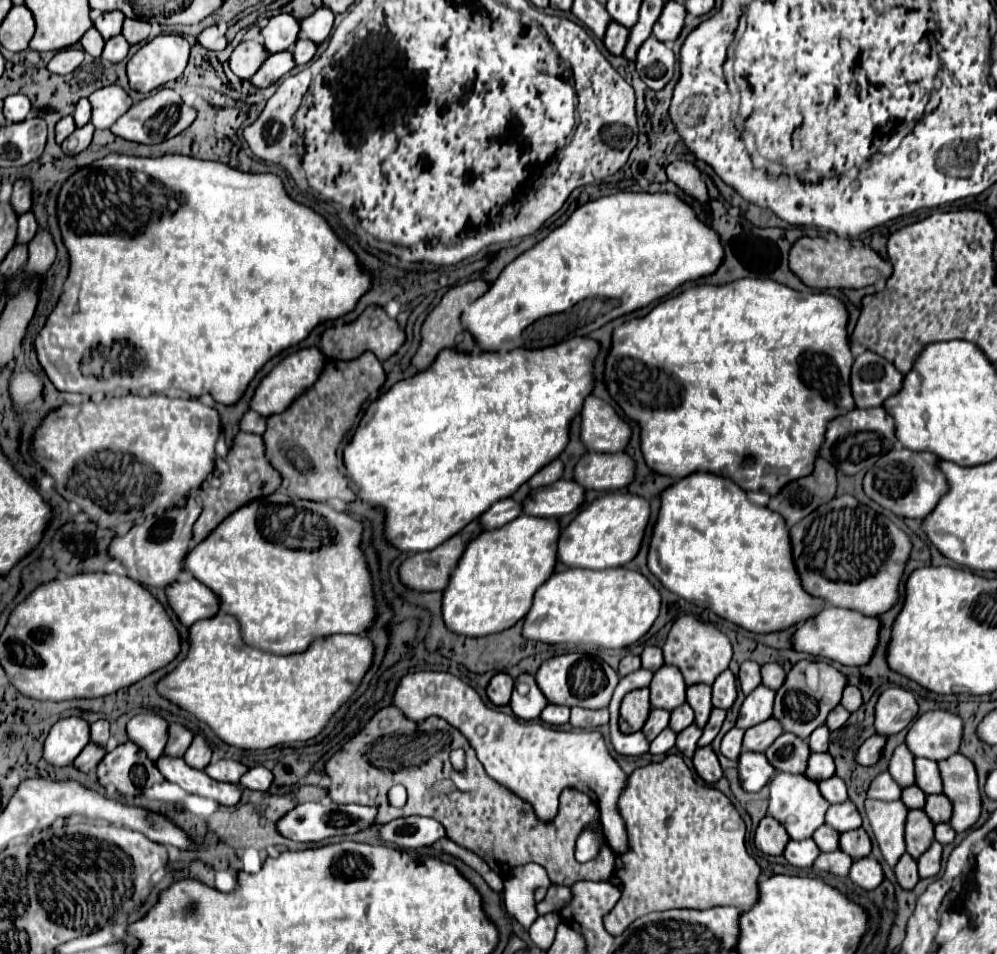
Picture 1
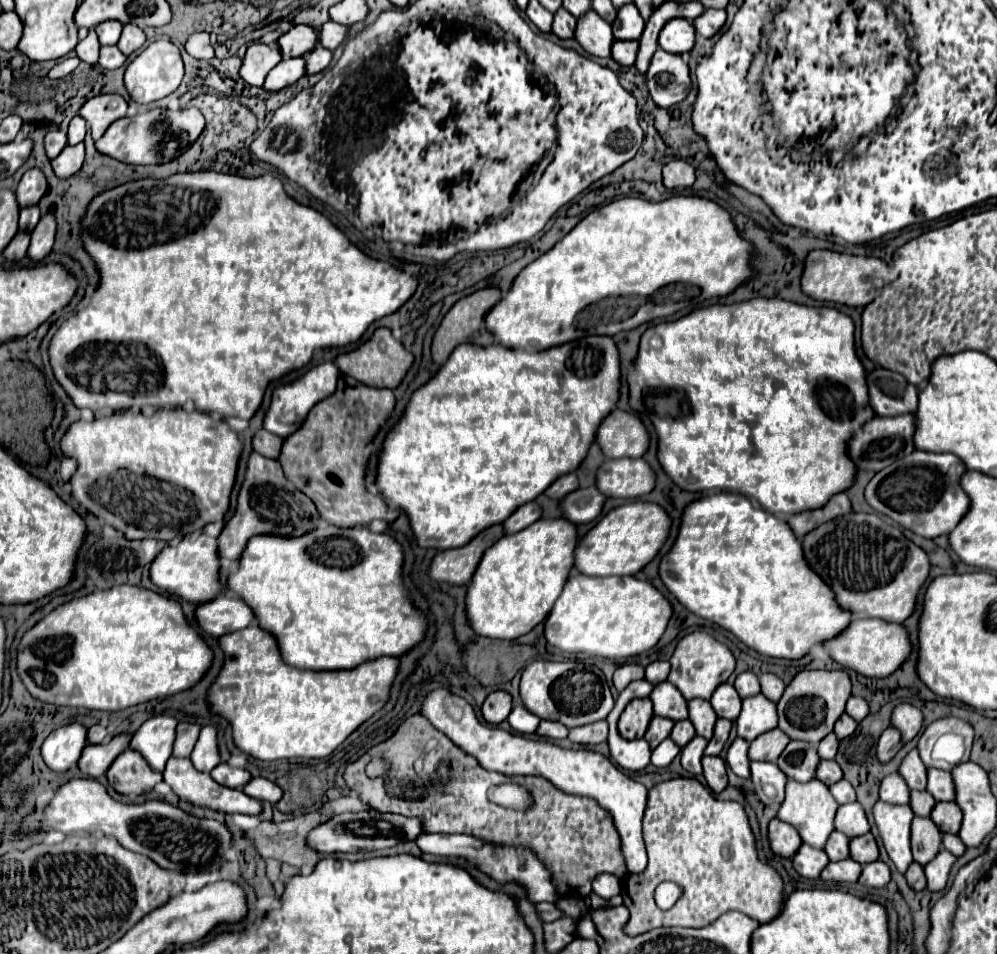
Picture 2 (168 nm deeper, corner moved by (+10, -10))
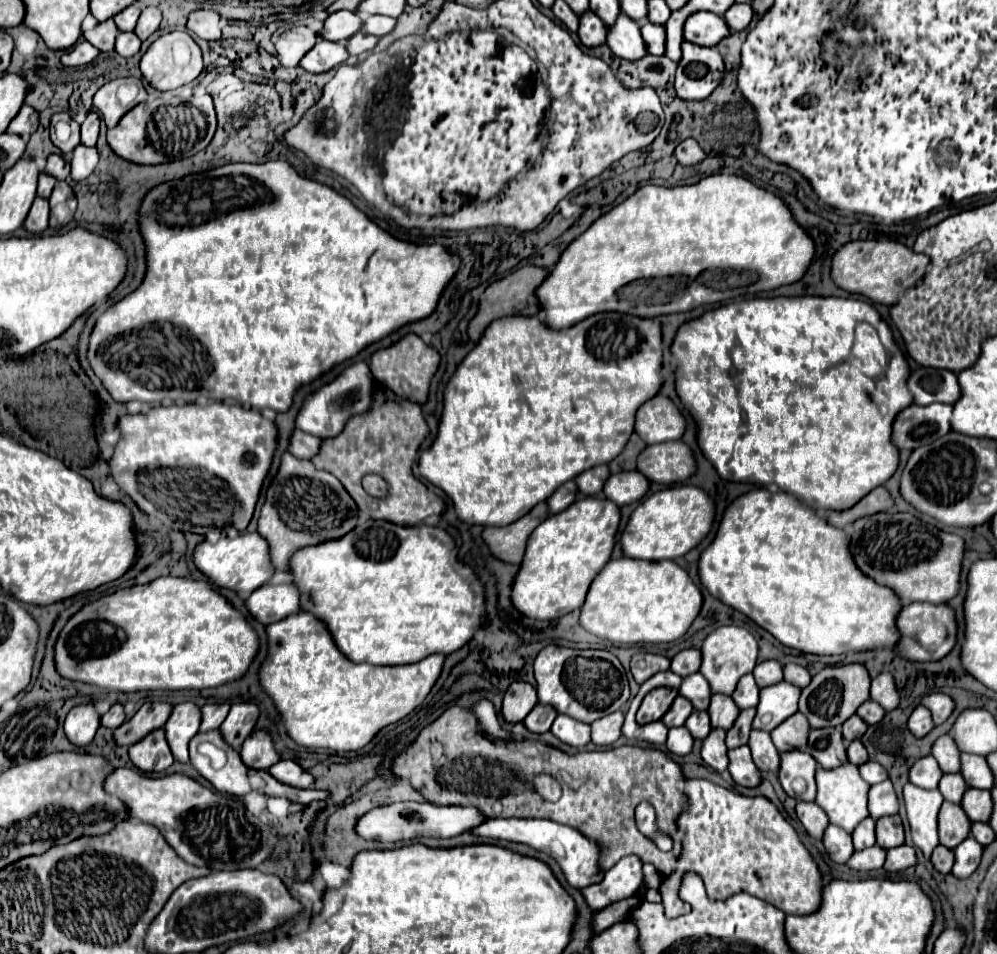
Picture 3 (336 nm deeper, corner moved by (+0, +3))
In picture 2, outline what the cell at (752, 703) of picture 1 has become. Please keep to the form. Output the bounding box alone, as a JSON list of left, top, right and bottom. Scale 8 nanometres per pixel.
[737,694,777,740]

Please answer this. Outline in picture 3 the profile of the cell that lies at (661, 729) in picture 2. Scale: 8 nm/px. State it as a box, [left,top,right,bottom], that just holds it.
[661,695,693,727]

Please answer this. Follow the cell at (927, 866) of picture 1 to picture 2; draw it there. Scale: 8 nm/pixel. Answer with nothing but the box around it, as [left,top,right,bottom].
[925,848,955,890]

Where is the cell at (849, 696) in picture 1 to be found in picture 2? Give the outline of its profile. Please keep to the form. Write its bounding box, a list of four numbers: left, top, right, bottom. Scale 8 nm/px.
[845,698,869,722]

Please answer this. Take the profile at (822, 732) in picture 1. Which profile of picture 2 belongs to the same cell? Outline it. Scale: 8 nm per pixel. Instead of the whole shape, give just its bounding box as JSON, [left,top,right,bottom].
[817,734,839,760]

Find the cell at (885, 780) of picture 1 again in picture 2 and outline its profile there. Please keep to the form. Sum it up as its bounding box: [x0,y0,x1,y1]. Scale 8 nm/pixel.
[879,774,909,804]

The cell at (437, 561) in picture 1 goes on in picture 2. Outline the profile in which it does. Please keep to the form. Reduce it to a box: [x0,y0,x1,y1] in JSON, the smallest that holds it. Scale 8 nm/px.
[429,526,503,584]

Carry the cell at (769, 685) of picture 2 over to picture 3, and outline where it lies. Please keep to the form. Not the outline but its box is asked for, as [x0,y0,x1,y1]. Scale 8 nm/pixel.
[783,663,811,687]

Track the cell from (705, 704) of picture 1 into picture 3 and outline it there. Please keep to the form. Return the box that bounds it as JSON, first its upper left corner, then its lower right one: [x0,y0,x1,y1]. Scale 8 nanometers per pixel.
[709,695,739,729]

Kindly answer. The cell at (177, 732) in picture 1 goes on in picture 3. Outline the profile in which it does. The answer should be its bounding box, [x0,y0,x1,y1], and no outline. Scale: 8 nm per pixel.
[201,703,229,731]

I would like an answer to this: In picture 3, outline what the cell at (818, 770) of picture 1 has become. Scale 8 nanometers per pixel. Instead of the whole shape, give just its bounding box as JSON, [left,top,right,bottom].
[847,739,869,765]

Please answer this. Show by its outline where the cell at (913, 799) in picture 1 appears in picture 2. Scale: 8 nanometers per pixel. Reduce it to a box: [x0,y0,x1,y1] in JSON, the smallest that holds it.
[909,790,935,816]

